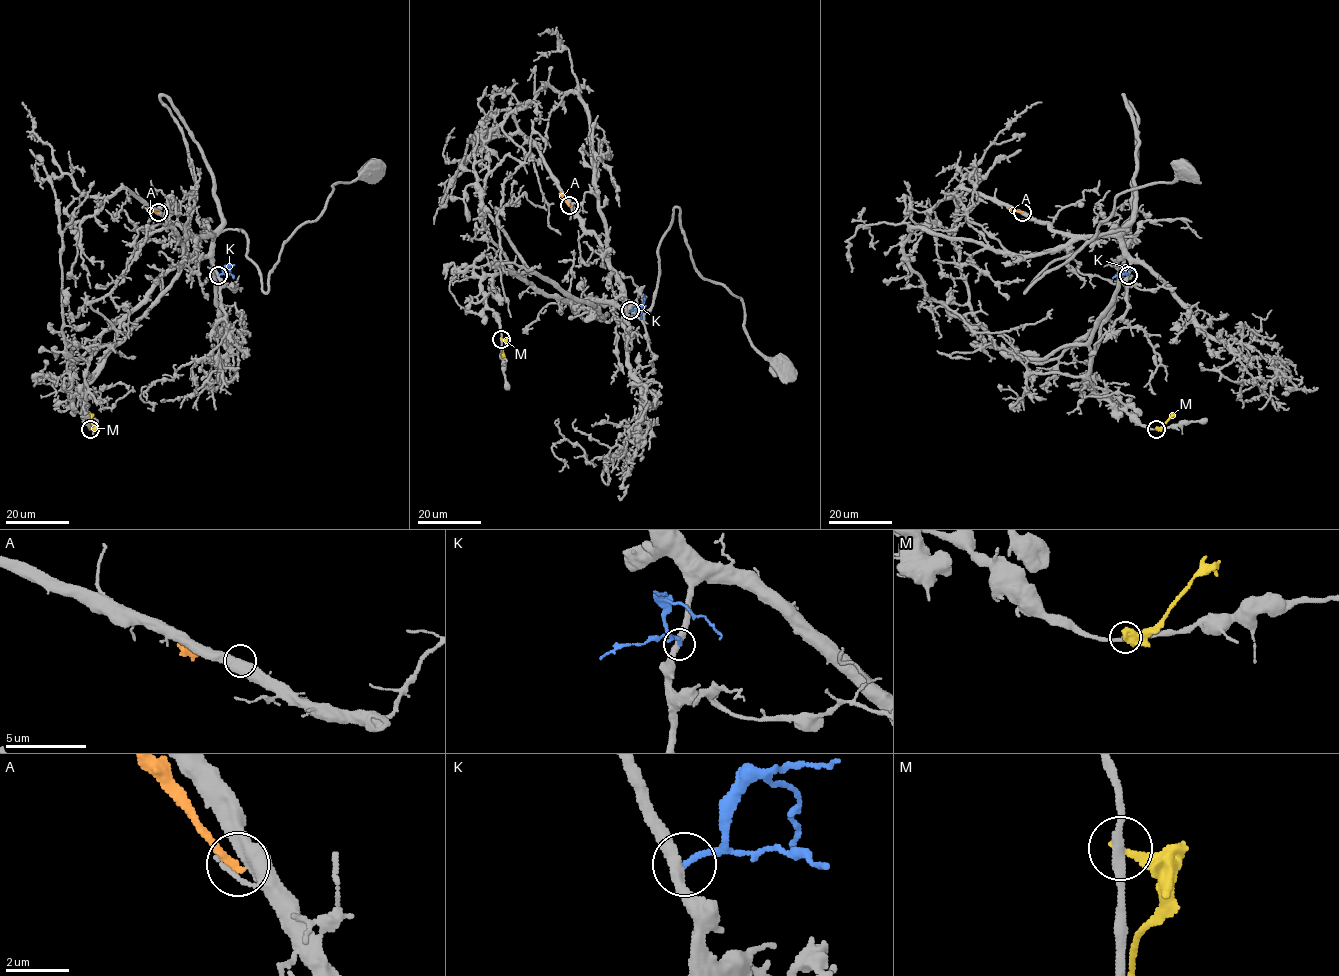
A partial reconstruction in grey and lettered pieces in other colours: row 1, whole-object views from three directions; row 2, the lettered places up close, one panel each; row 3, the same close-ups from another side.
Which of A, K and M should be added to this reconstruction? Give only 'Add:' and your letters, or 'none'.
Add: none

